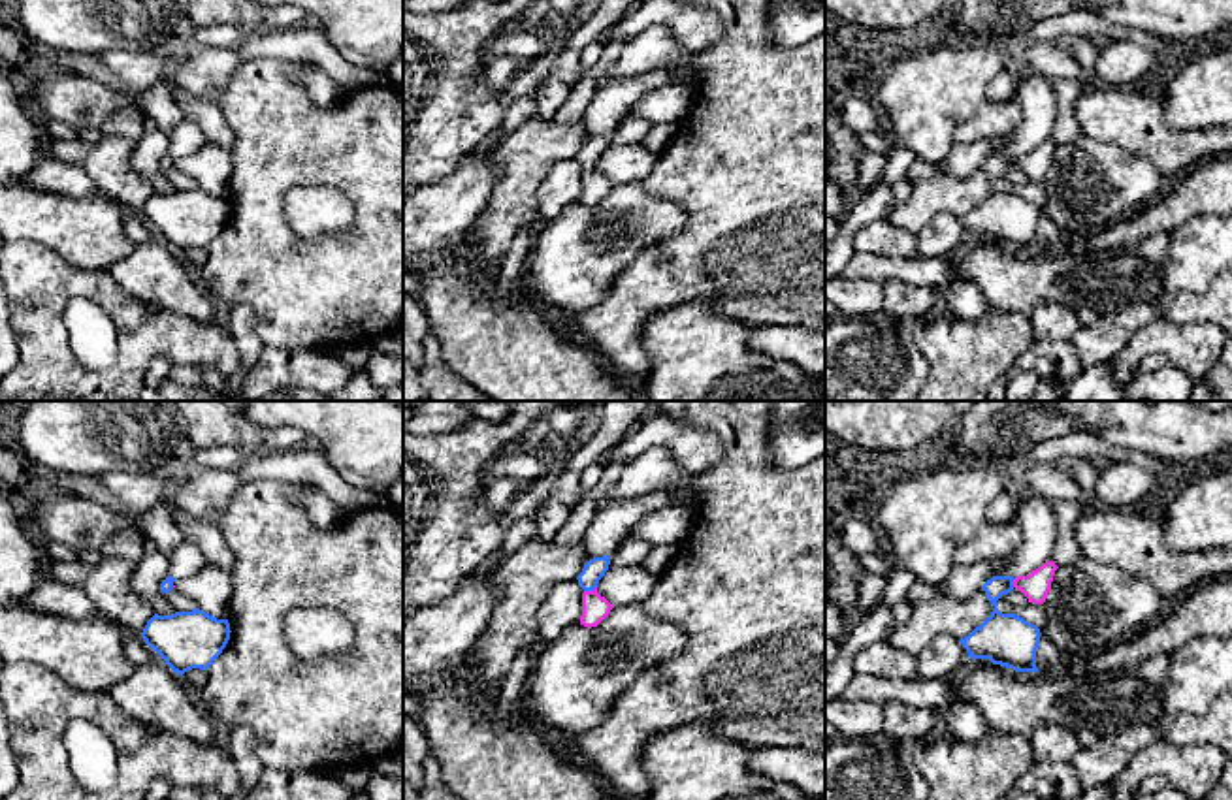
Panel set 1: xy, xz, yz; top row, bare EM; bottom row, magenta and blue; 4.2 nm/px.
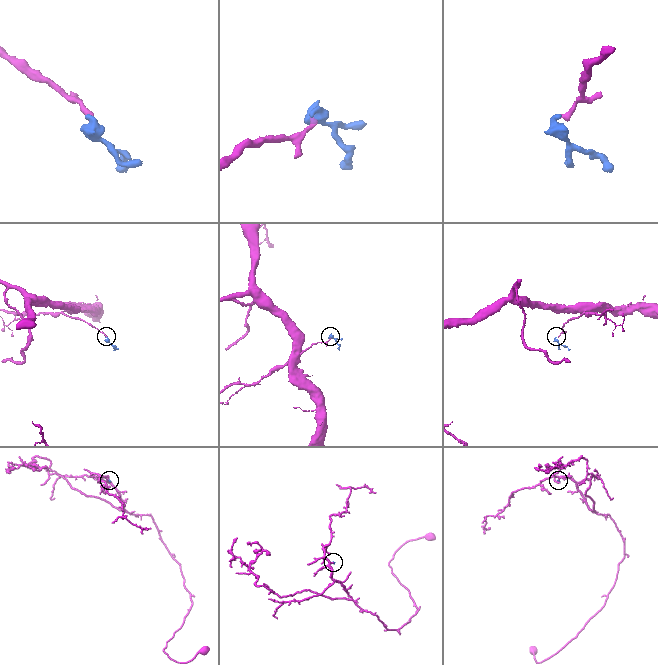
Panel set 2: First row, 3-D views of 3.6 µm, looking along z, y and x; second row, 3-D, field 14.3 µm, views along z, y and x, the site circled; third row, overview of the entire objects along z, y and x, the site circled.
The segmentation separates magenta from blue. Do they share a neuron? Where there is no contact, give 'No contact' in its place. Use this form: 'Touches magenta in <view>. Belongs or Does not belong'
Touches magenta in xz. Belongs

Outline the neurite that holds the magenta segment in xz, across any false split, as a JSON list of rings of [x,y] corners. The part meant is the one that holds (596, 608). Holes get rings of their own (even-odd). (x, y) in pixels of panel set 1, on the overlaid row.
[[[610,555],[590,559],[578,574],[582,593],[582,616],[580,625],[592,629],[597,627],[614,608],[605,597],[597,593],[597,584],[605,576],[610,565]]]

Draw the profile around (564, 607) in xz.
[[[578,580],[554,587],[537,614],[539,642],[548,644],[567,627],[580,623],[582,593]]]

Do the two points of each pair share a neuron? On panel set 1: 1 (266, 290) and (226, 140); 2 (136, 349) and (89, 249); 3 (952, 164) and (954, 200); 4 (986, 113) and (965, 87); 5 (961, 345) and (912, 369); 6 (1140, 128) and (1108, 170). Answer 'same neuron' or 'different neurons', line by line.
1: different neurons
2: different neurons
3: different neurons
4: different neurons
5: different neurons
6: different neurons

